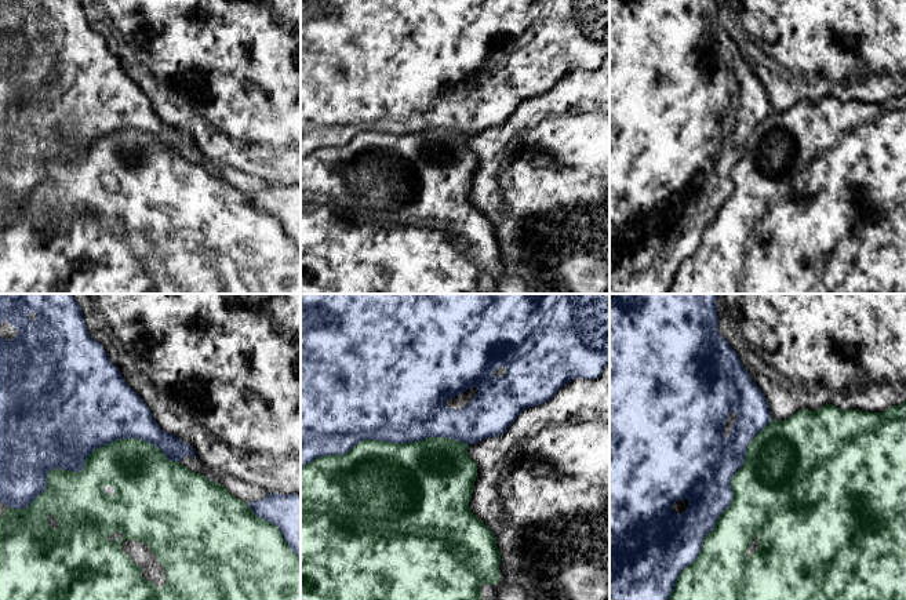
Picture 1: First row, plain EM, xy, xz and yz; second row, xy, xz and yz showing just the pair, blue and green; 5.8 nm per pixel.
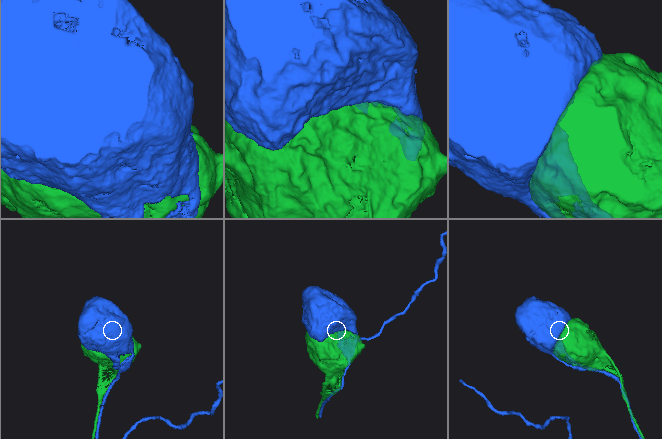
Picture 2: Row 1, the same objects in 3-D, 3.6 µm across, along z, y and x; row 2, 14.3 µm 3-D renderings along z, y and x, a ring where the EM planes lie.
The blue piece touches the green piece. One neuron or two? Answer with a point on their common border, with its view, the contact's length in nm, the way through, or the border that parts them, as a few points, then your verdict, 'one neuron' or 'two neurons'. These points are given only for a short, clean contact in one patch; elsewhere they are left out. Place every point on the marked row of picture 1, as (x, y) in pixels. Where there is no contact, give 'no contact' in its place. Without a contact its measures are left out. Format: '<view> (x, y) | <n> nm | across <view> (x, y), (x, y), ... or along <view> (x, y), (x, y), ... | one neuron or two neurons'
xy (84, 461) | 1050 nm | two neurons

